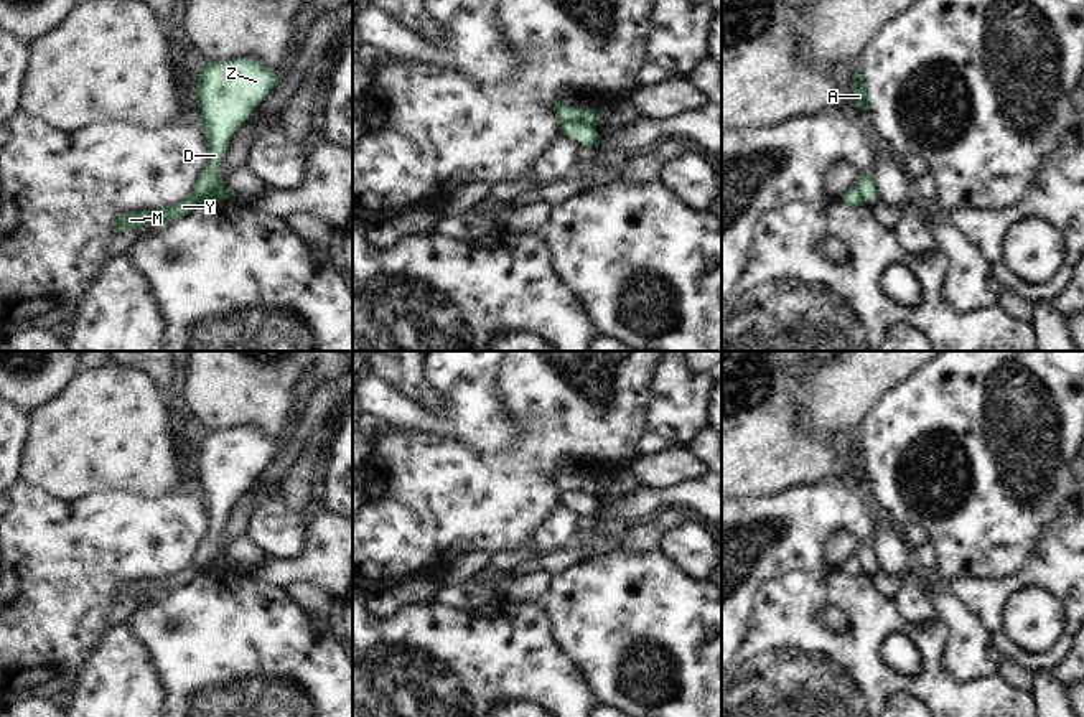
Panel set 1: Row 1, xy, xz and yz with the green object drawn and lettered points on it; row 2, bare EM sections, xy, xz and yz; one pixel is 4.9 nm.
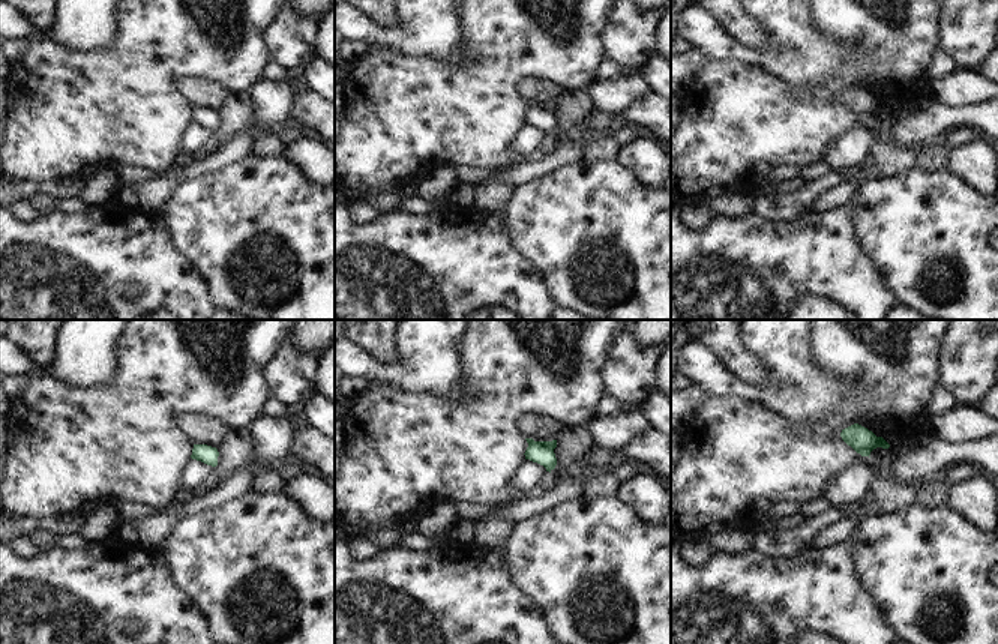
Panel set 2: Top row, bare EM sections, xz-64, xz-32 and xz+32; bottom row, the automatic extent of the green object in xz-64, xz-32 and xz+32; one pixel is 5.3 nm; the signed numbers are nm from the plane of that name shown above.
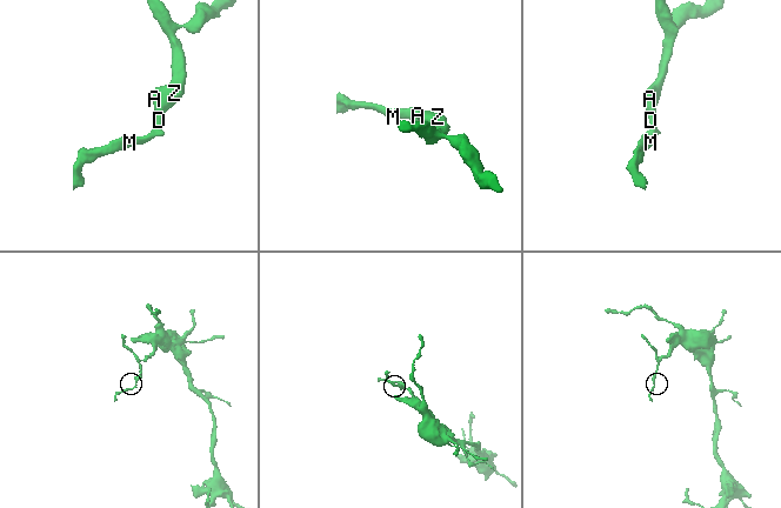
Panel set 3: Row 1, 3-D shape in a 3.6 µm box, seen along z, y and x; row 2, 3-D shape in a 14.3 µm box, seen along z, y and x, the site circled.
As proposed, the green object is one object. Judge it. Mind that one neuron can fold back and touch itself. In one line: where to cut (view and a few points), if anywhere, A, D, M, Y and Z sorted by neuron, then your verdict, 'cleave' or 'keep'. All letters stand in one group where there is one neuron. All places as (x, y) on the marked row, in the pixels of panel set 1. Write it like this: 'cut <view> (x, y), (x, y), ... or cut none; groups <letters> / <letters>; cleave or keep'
cut xz (562, 126), (584, 124), (595, 129); groups A D Z / M Y; cleave

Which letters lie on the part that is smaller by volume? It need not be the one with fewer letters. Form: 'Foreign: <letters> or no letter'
Foreign: M, Y

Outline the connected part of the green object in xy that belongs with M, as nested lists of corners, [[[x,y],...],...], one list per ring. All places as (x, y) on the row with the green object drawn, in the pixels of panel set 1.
[[[224,185],[214,188],[209,193],[199,193],[194,190],[186,199],[175,203],[171,206],[148,209],[148,211],[128,211],[119,216],[115,223],[115,232],[122,229],[138,229],[152,223],[166,224],[186,216],[204,201],[209,201],[209,199],[222,201],[226,198],[231,198],[231,193]]]

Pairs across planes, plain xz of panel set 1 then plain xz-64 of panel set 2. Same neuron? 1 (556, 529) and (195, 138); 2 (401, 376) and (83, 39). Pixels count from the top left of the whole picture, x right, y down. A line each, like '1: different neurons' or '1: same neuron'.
1: same neuron
2: different neurons

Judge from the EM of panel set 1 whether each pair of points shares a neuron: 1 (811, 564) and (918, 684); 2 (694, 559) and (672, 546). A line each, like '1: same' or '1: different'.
1: different
2: same

